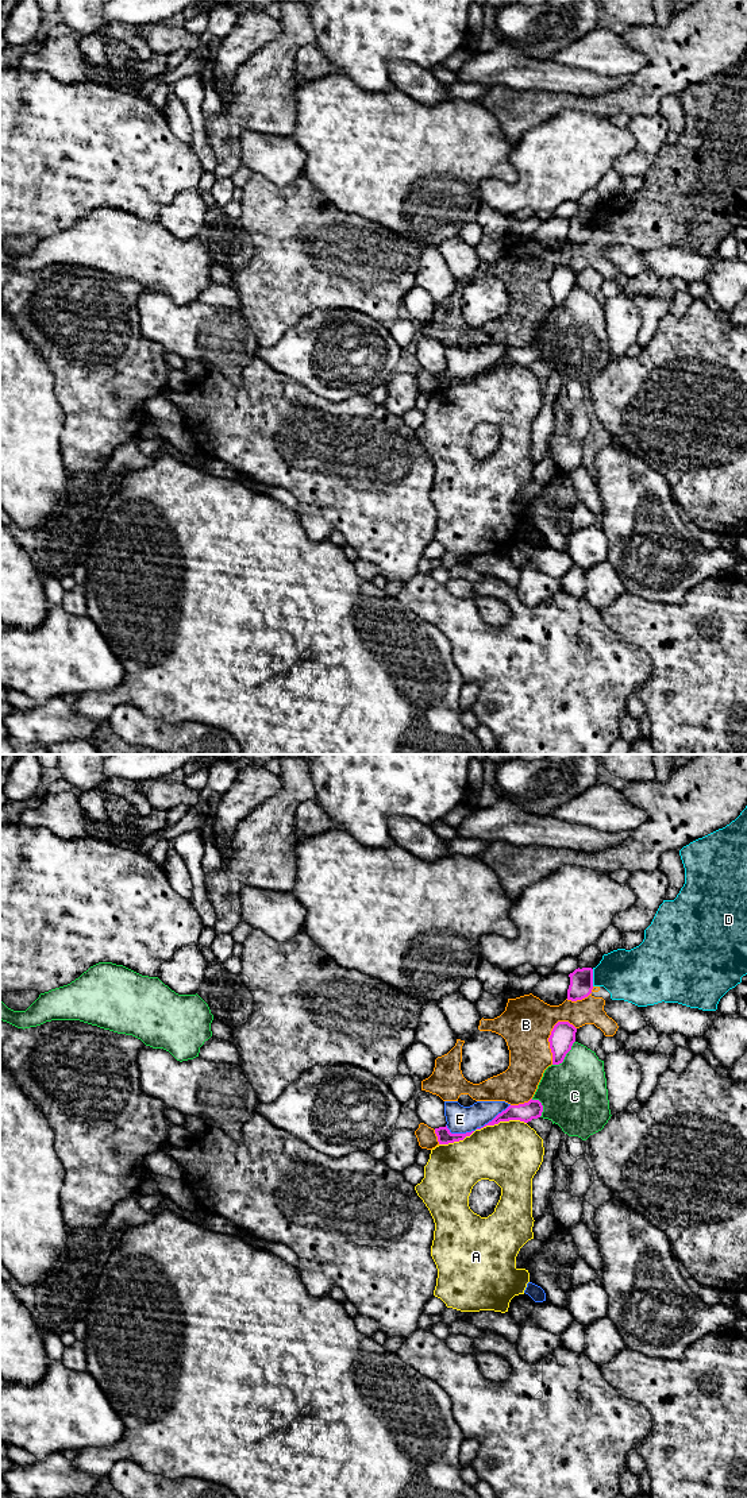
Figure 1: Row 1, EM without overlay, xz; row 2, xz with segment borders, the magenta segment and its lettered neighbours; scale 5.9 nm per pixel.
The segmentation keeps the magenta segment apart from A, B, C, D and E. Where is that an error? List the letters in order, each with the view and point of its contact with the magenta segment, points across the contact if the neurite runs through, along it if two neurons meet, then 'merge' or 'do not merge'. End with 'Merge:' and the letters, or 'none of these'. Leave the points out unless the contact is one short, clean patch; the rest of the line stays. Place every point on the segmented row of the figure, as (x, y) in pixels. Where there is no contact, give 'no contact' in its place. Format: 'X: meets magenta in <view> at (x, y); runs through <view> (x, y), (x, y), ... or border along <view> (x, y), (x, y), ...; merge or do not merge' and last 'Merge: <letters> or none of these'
A: meets magenta in xz at (501, 1120); do not merge
B: meets magenta in xz at (549, 1038); do not merge
C: meets magenta in xz at (565, 1056); do not merge
D: meets magenta in xz at (592, 977); border along xz (592, 969), (593, 985); do not merge
E: meets magenta in xz at (493, 1119); do not merge
Merge: none of these

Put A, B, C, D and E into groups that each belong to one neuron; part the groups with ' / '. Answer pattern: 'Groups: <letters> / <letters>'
Groups: A / B D / C / E

